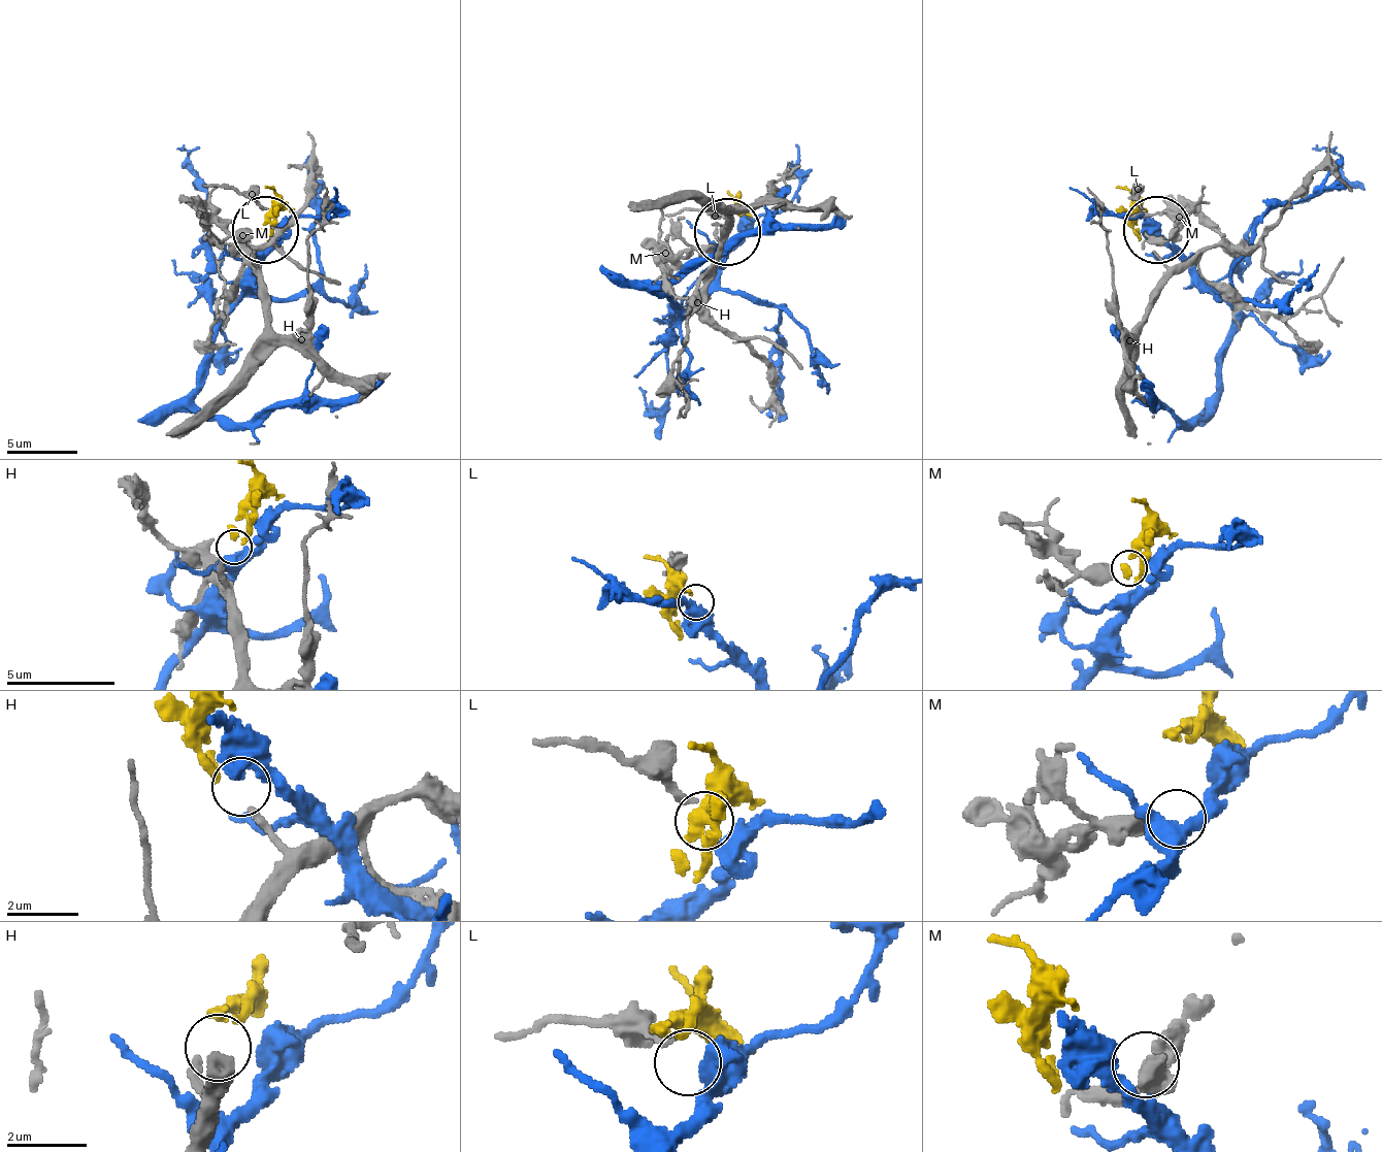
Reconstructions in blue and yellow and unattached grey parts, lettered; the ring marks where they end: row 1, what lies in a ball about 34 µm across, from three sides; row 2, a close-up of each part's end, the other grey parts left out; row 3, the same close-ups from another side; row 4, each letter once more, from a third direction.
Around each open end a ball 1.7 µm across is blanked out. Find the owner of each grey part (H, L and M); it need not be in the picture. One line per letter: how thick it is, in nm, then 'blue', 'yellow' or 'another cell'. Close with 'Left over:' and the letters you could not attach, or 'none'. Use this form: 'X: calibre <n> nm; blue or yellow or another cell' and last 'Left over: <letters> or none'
H: calibre 200 nm; yellow
L: calibre 190 nm; blue
M: calibre 550 nm; another cell
Left over: M

